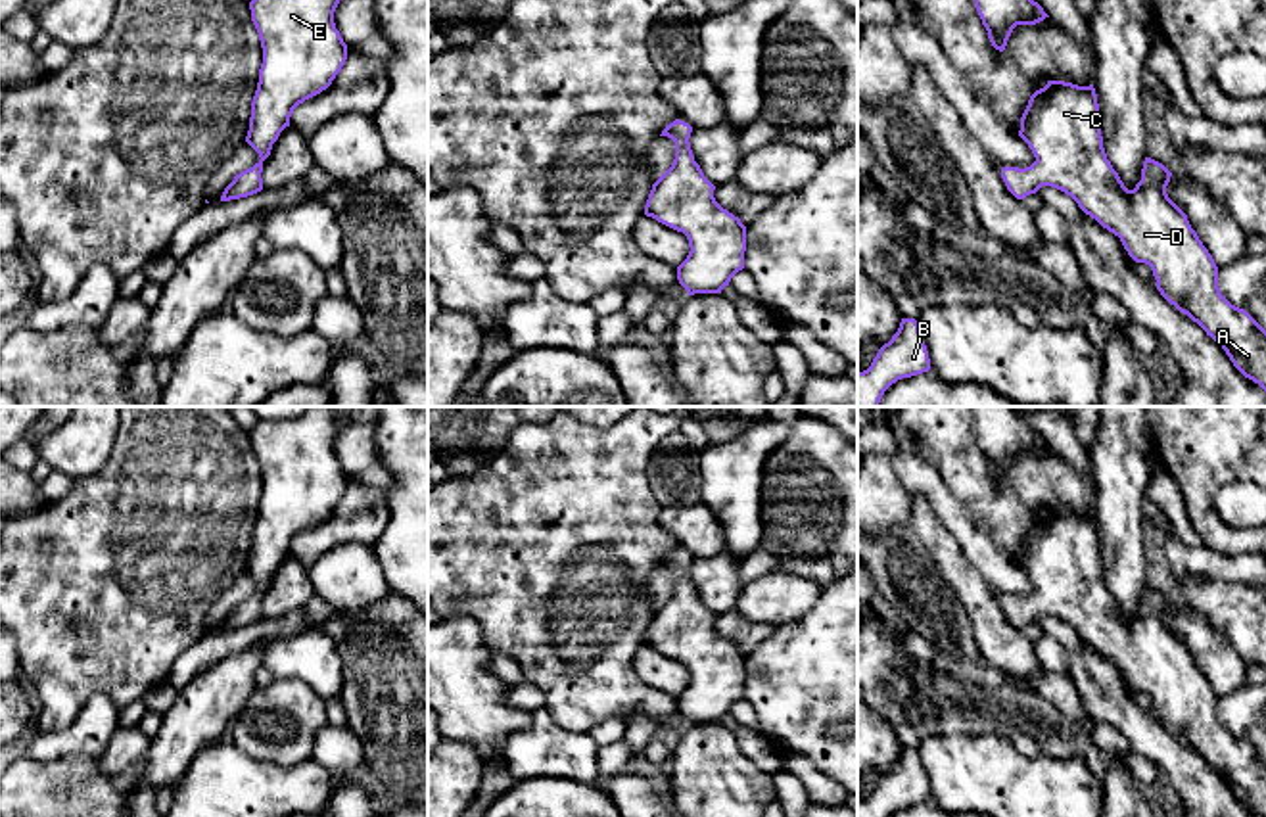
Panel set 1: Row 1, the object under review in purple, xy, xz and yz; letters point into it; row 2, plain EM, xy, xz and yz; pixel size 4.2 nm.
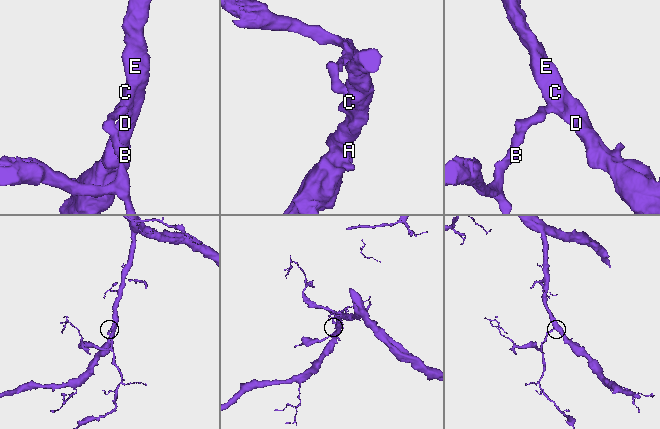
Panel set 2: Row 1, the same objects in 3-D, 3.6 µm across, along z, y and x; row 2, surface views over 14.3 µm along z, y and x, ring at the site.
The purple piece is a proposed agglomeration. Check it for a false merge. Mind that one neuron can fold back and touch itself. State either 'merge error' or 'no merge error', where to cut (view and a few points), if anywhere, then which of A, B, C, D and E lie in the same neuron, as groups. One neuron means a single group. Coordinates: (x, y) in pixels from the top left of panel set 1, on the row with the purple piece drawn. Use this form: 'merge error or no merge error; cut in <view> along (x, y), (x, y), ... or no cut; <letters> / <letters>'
no merge error; no cut; A B C D E

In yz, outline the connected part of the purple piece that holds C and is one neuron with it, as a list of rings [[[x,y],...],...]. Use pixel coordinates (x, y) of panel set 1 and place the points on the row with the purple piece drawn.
[[[1047,81],[1030,96],[1020,117],[1019,136],[1028,144],[1036,161],[1024,169],[1003,167],[1001,178],[1007,190],[1017,199],[1036,194],[1042,186],[1070,196],[1086,215],[1120,238],[1136,263],[1149,265],[1160,295],[1197,322],[1222,345],[1233,366],[1266,391],[1266,330],[1245,309],[1231,305],[1220,293],[1212,255],[1191,228],[1187,215],[1166,194],[1172,173],[1162,163],[1145,157],[1141,180],[1134,190],[1124,186],[1103,148],[1093,84]]]

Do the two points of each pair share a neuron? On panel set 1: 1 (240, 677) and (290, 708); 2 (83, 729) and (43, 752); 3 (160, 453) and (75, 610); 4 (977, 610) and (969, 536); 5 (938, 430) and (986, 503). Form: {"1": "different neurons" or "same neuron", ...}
{"1": "different neurons", "2": "same neuron", "3": "same neuron", "4": "different neurons", "5": "same neuron"}

